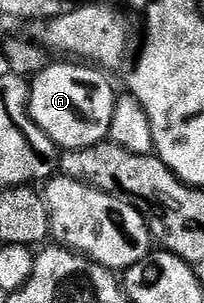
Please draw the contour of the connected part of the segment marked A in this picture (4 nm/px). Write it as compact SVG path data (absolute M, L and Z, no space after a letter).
M82 62L47 63L30 85L30 117L59 149L71 152L103 143L110 135L116 91L105 71Z

